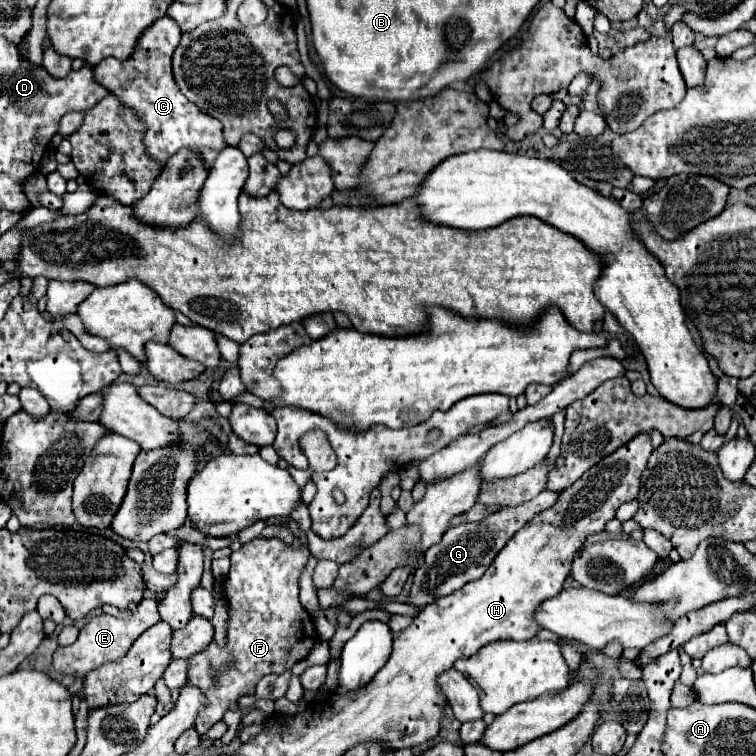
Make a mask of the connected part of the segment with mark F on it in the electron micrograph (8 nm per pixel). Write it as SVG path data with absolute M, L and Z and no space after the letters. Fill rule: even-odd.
M256 537L230 555L232 567L228 579L222 583L224 595L228 595L226 647L212 641L202 653L188 661L188 683L194 683L194 687L202 687L202 691L206 691L206 707L194 723L194 729L200 735L206 735L208 729L224 717L230 703L238 703L238 697L252 693L264 675L292 669L292 665L306 659L312 647L320 641L312 617L298 601L300 567L306 565L308 557L310 551L306 547L292 549L280 539L262 537ZM212 665L224 669L218 683L214 683L208 675Z

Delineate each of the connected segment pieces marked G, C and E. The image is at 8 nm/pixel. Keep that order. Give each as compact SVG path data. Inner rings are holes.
M544 489L540 495L536 495L528 503L522 503L518 507L500 509L496 513L486 515L478 523L464 523L464 525L450 527L450 531L446 531L442 541L430 547L430 551L426 551L426 559L414 575L414 583L410 591L412 605L422 609L428 603L436 601L438 597L450 595L462 589L466 583L480 579L486 573L486 567L490 567L490 563L494 561L494 555L498 555L498 551L514 537L514 533L518 533L540 511L550 509L556 503L556 499L558 499L558 493Z
M162 17L150 29L144 31L134 53L126 61L108 57L94 67L94 75L96 81L110 89L122 103L136 109L140 119L148 125L148 131L144 133L144 145L152 159L166 165L178 149L188 147L192 151L200 151L204 163L210 165L226 147L226 141L222 137L222 123L202 113L178 89L172 77L172 53L178 47L178 43L180 27L172 19Z
M142 599L142 603L138 603L138 609L124 619L112 617L106 613L96 615L90 619L90 623L86 623L80 629L80 637L76 639L76 643L72 643L68 647L60 647L54 653L54 669L60 673L66 673L66 675L84 677L88 671L92 671L92 669L96 669L108 661L122 659L126 655L126 651L130 649L130 645L134 643L134 639L158 621L160 621L160 615L158 615L156 599Z

